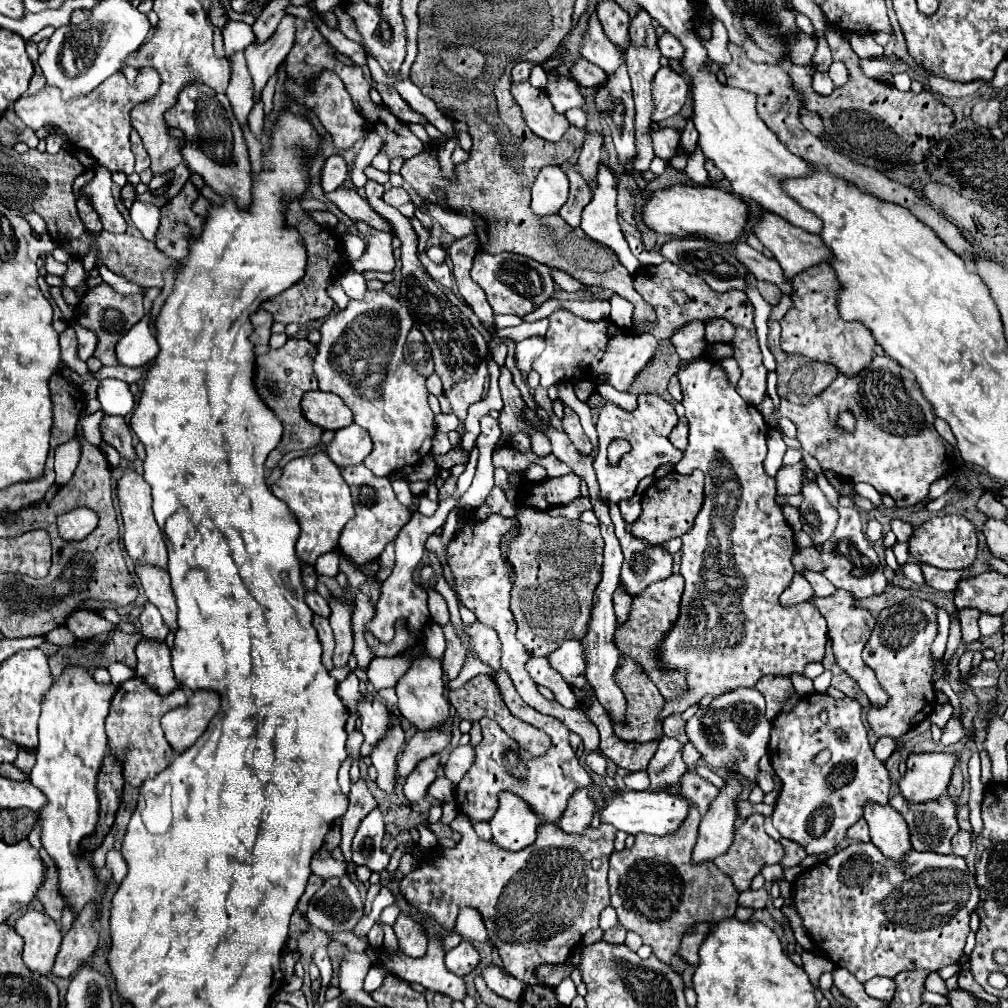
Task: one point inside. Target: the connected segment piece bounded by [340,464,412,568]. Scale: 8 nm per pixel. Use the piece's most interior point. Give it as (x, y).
(379, 516)

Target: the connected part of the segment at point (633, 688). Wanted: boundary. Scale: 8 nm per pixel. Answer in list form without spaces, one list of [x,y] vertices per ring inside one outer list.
[[[622,656],[622,666],[616,670],[614,674],[616,682],[620,684],[620,688],[626,694],[628,700],[628,728],[614,724],[614,732],[622,738],[622,740],[636,740],[636,742],[650,742],[650,740],[660,740],[662,738],[662,724],[656,722],[656,716],[660,712],[660,708],[664,706],[664,698],[658,692],[658,688],[654,686],[654,682],[646,676],[646,672],[642,670],[640,664],[636,664],[632,658]]]

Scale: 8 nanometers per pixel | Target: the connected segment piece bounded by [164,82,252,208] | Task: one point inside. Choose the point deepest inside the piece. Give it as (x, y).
(215, 148)

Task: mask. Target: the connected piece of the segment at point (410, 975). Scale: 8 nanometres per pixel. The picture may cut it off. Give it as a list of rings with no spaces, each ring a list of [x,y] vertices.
[[[432,934],[428,940],[428,952],[422,958],[410,958],[402,952],[384,950],[382,964],[402,980],[418,982],[428,990],[442,992],[452,1000],[466,998],[466,984],[462,977],[454,976],[444,964],[444,934]]]

